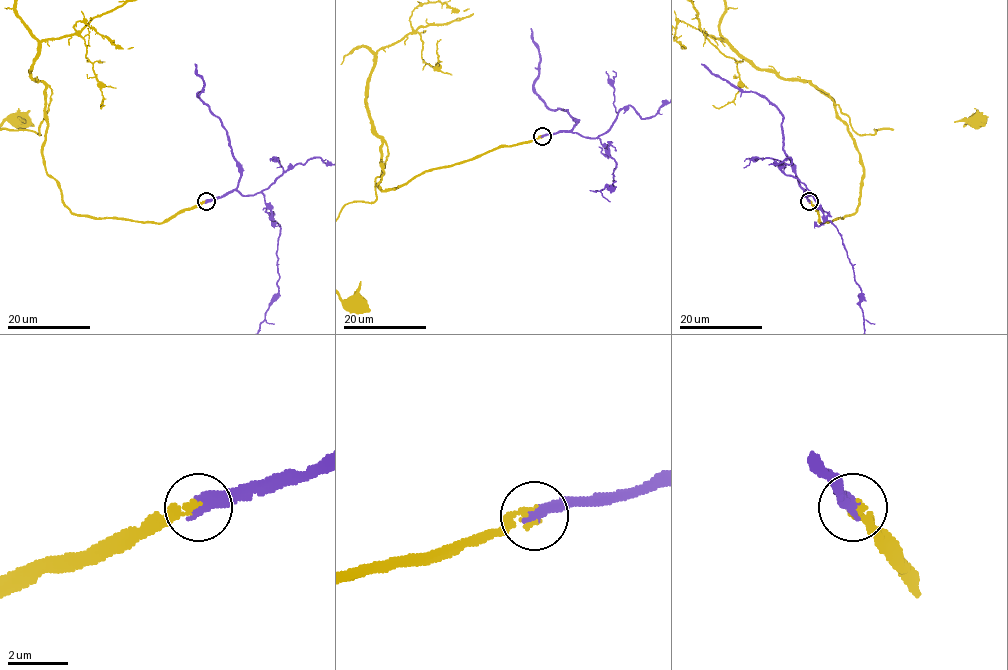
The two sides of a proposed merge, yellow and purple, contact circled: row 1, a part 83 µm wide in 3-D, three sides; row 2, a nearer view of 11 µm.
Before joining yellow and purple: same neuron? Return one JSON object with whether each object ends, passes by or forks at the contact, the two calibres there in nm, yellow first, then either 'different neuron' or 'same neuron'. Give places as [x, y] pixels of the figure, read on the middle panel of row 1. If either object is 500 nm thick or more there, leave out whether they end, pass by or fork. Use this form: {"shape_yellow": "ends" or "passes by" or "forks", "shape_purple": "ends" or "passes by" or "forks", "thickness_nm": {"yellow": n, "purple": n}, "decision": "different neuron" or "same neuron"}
{"shape_yellow": "ends", "shape_purple": "ends", "thickness_nm": {"yellow": 300, "purple": 400}, "decision": "same neuron"}

